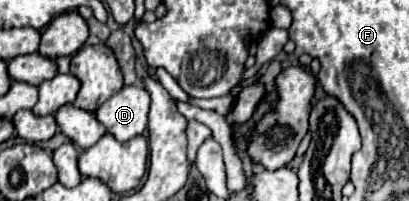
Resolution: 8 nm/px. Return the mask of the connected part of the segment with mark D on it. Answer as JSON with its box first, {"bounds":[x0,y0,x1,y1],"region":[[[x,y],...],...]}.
{"bounds":[96,85,150,141],"region":[[[130,85],[112,95],[98,111],[96,119],[106,127],[106,133],[118,141],[130,141],[144,133],[148,123],[150,97],[140,85]]]}

